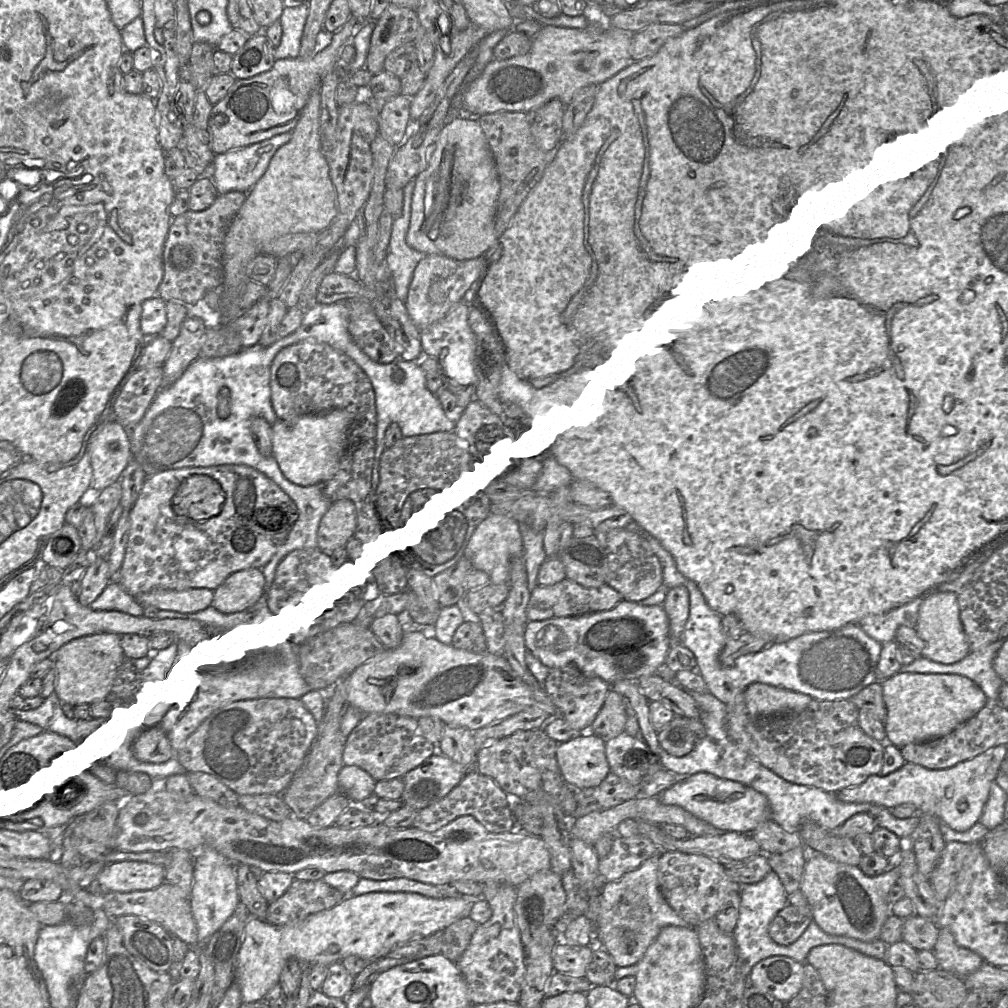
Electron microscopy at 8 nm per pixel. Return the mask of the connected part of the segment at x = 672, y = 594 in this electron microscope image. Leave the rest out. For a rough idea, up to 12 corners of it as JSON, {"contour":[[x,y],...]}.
{"contour":[[685,586],[666,590],[662,604],[671,644],[679,641],[689,614]]}

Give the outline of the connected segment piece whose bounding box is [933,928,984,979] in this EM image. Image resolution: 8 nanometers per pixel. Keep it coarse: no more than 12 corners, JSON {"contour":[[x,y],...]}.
{"contour":[[939,928],[938,968],[964,979],[984,963]]}

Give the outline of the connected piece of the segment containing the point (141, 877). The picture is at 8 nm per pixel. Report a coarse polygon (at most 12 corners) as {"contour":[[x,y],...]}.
{"contour":[[142,861],[105,865],[101,892],[157,888],[165,868]]}

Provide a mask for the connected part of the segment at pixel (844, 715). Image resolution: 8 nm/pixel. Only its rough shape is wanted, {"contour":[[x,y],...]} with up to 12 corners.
{"contour":[[849,699],[760,719],[729,738],[788,782],[837,793],[882,769]]}

